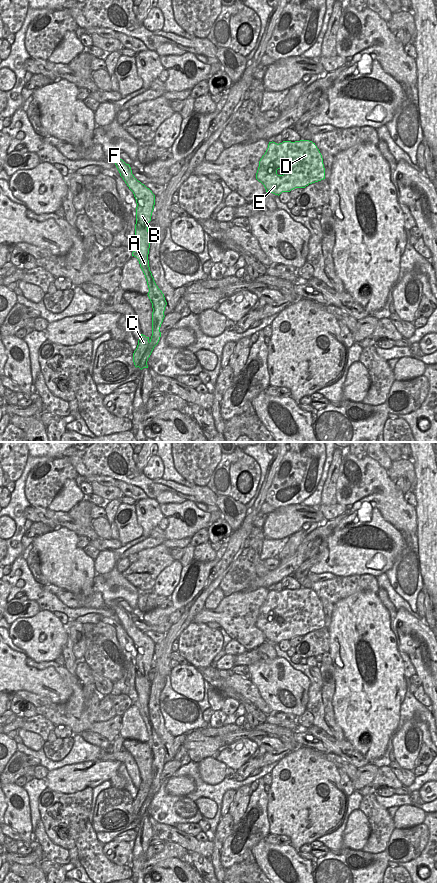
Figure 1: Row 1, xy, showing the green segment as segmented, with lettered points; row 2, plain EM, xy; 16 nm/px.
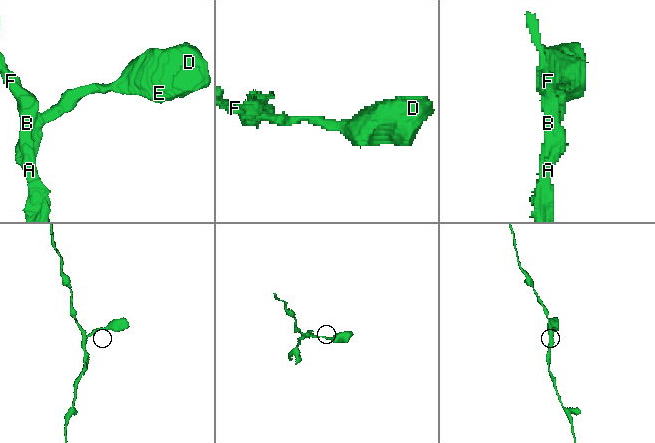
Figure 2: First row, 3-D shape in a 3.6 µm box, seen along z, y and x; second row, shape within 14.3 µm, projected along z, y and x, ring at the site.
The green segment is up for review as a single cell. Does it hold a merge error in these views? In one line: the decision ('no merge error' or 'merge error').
merge error

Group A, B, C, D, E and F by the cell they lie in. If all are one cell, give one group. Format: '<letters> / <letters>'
A D E / B C F

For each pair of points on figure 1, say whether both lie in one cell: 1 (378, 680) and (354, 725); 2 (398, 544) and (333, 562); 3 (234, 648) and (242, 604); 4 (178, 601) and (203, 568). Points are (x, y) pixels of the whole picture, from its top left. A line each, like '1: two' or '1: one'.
1: one
2: one
3: two
4: one

